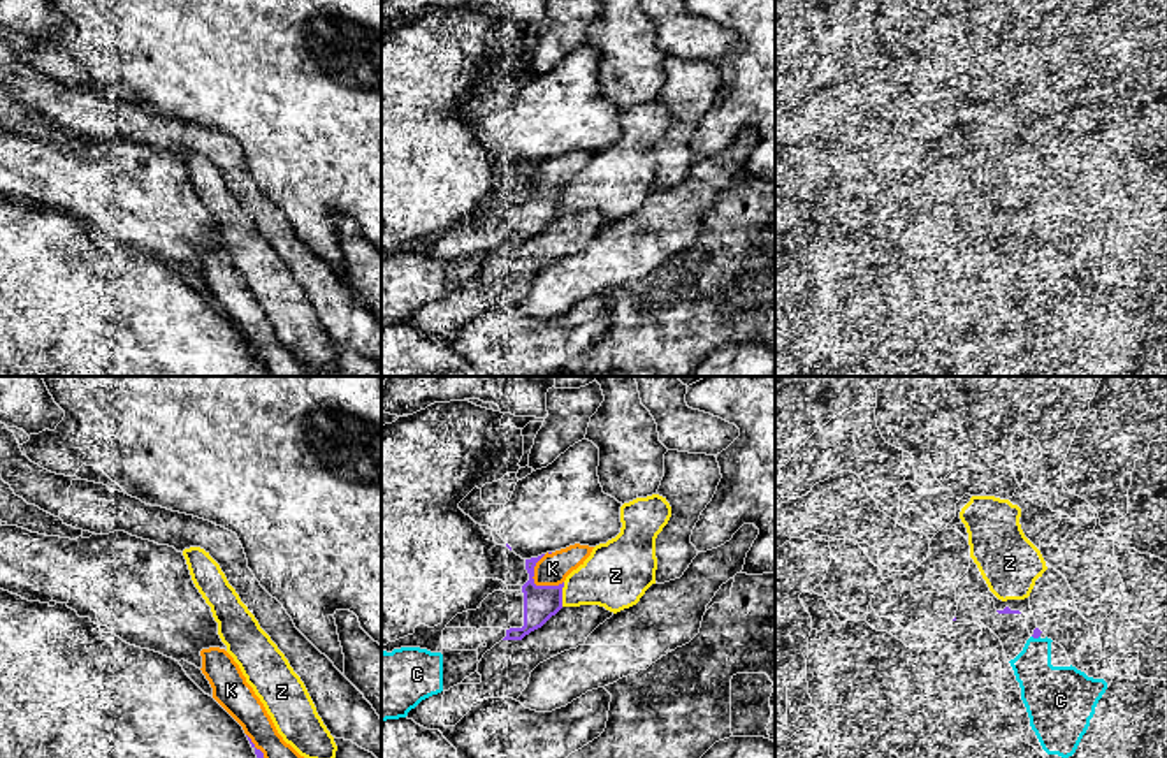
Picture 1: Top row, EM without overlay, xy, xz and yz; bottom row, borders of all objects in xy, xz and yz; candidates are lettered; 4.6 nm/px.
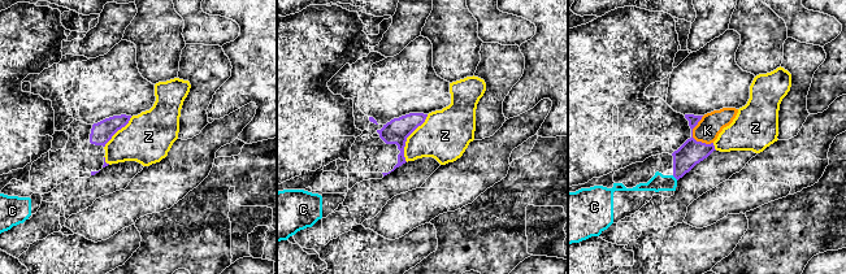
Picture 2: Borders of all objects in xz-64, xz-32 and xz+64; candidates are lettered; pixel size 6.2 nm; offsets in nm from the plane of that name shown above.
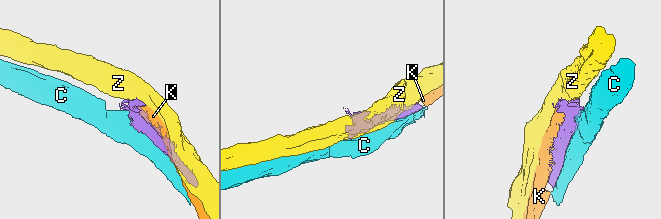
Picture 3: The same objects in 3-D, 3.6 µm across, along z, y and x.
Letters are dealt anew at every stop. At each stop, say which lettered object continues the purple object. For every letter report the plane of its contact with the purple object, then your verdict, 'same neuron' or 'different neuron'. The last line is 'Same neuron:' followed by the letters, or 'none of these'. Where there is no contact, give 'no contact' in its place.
C: contact in yz; different neuron
K: contact in xz; same neuron
Z: contact in xz; different neuron
Same neuron: K

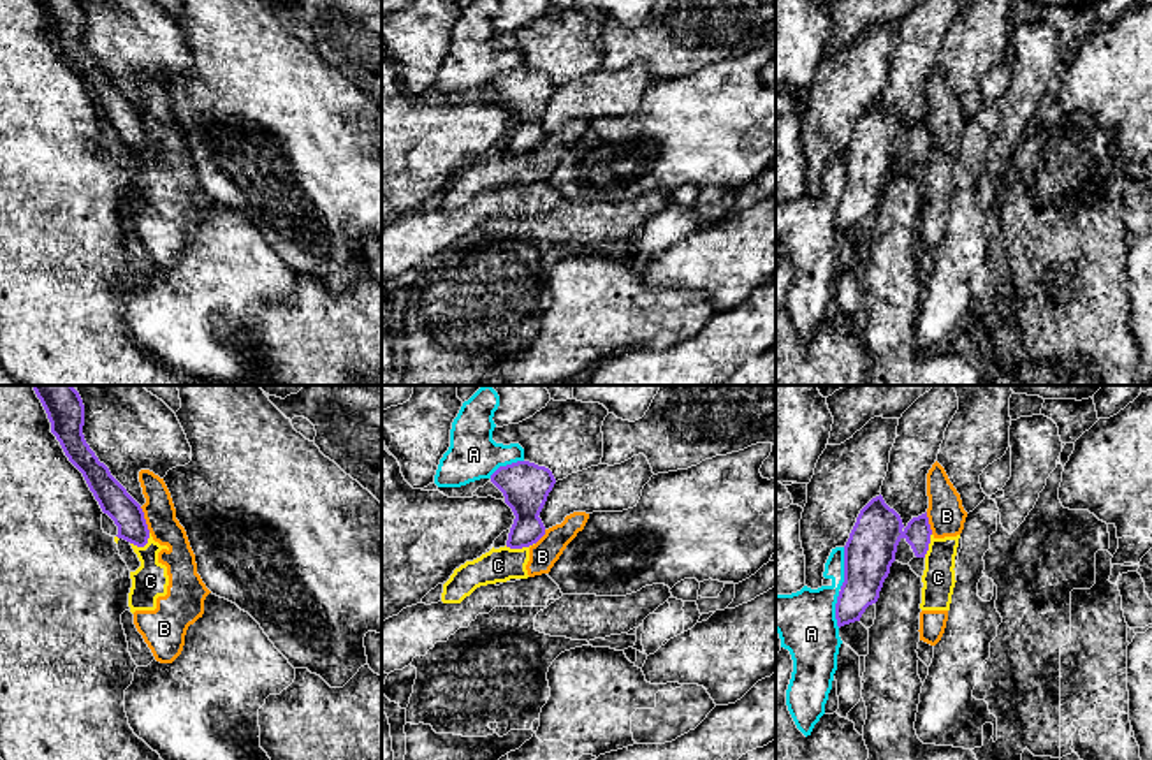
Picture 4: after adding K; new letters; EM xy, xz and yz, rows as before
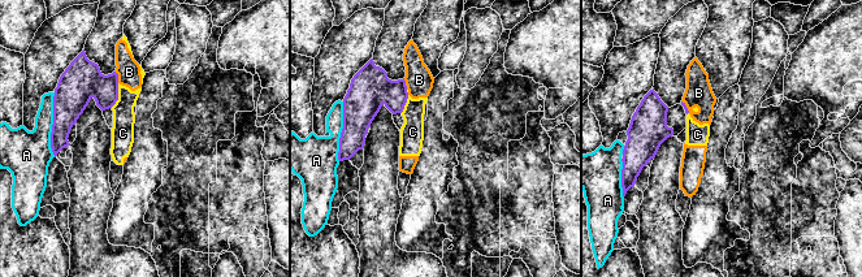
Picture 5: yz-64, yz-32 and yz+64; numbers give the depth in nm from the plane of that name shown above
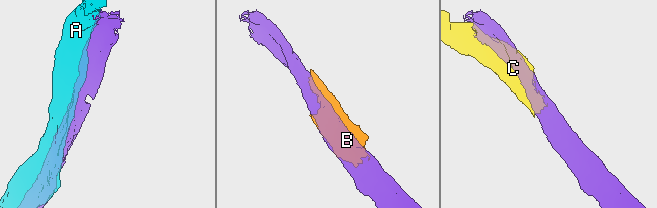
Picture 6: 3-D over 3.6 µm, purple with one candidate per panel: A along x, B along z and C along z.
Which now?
A: contact in yz; different neuron
B: contact in xy; different neuron
C: contact in xz; different neuron
Same neuron: none of these

